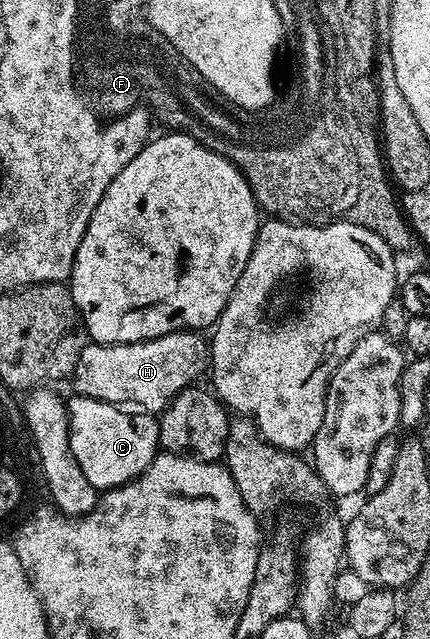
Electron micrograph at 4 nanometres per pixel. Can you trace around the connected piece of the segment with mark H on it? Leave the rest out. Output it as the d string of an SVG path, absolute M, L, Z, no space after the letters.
M199 331L171 332L157 340L137 344L97 344L89 342L78 358L70 384L81 396L89 396L117 406L142 406L149 414L159 414L184 388L191 388L210 364L210 344Z

